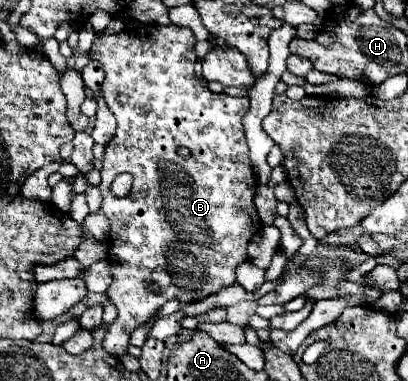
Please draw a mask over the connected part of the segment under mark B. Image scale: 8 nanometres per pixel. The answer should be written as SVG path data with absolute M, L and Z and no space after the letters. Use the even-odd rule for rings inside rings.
M137 26L119 34L97 36L89 52L89 58L101 62L105 70L101 92L117 118L117 132L107 144L99 186L103 194L101 210L111 222L107 262L111 264L113 282L107 288L107 296L119 310L117 320L103 338L103 350L117 358L127 354L129 334L149 324L165 300L177 298L183 304L191 304L233 286L237 282L235 268L247 262L247 244L261 230L253 204L257 180L253 178L253 164L241 124L249 100L215 94L197 78L195 44L193 32L183 26ZM181 146L191 152L189 158L179 156L177 150ZM121 172L133 176L133 188L127 196L117 198L111 194L111 182ZM149 280L159 284L161 294L143 288Z

